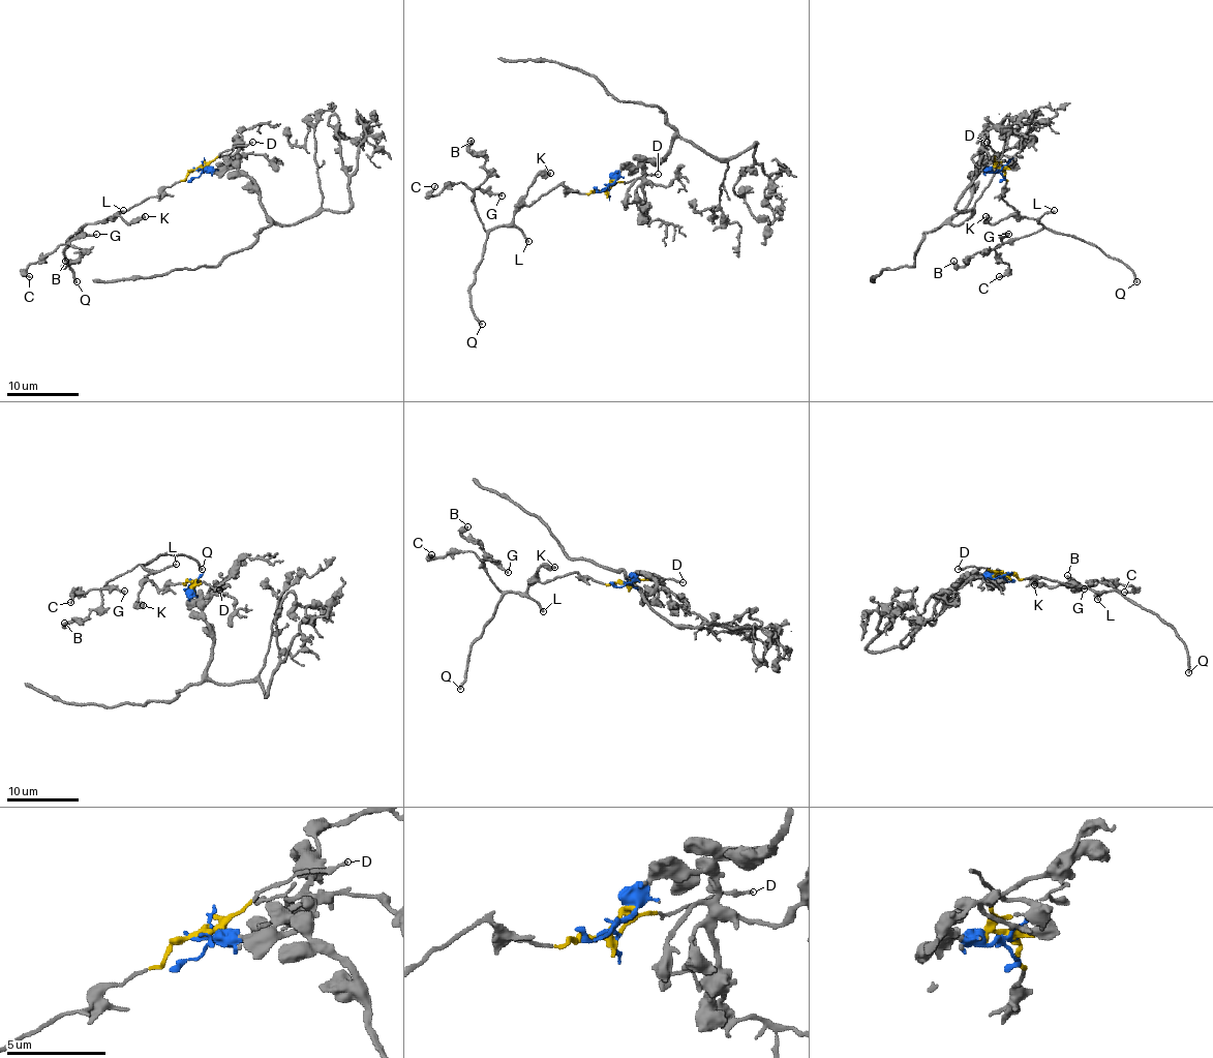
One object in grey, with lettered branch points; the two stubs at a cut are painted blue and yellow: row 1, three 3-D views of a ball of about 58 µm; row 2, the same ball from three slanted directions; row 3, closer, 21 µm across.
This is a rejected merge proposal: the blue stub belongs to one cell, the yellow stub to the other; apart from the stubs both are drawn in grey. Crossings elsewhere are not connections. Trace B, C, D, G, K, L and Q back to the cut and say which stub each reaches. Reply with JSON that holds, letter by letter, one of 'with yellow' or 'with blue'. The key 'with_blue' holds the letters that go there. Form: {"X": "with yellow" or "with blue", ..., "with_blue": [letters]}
{"B": "with yellow", "C": "with yellow", "D": "with yellow", "G": "with yellow", "K": "with yellow", "L": "with yellow", "Q": "with yellow", "with_blue": []}

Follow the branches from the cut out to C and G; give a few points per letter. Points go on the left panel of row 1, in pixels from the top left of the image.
C: (199, 169), (157, 195), (118, 212), (101, 222), (81, 227), (67, 242), (28, 266), (26, 273), (30, 276)
G: (199, 169), (157, 195), (118, 212), (101, 222), (81, 227), (67, 241), (96, 234)

